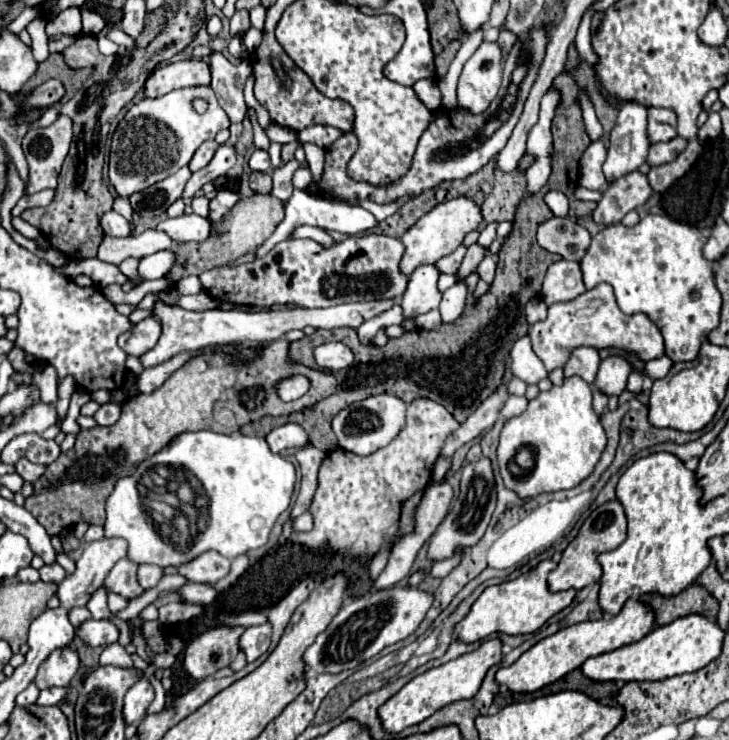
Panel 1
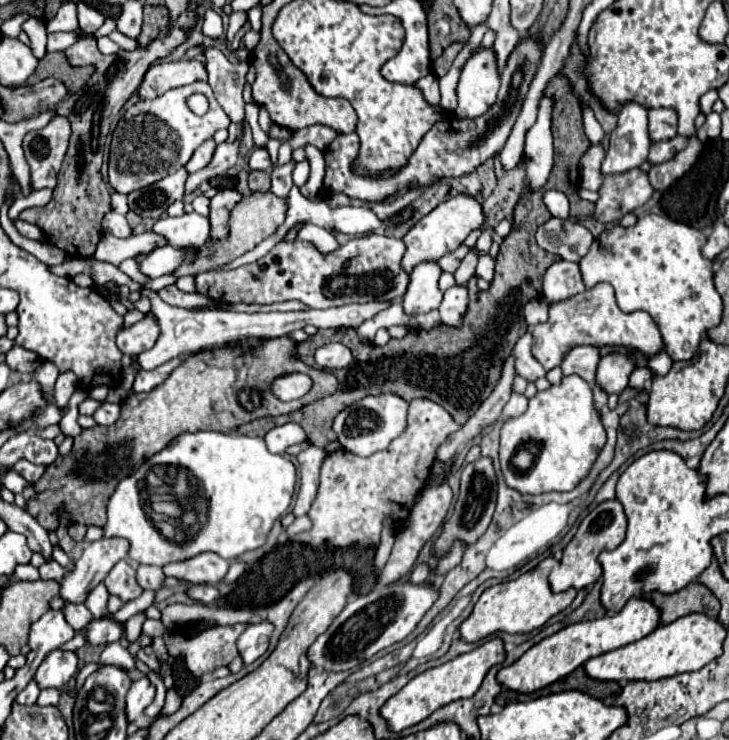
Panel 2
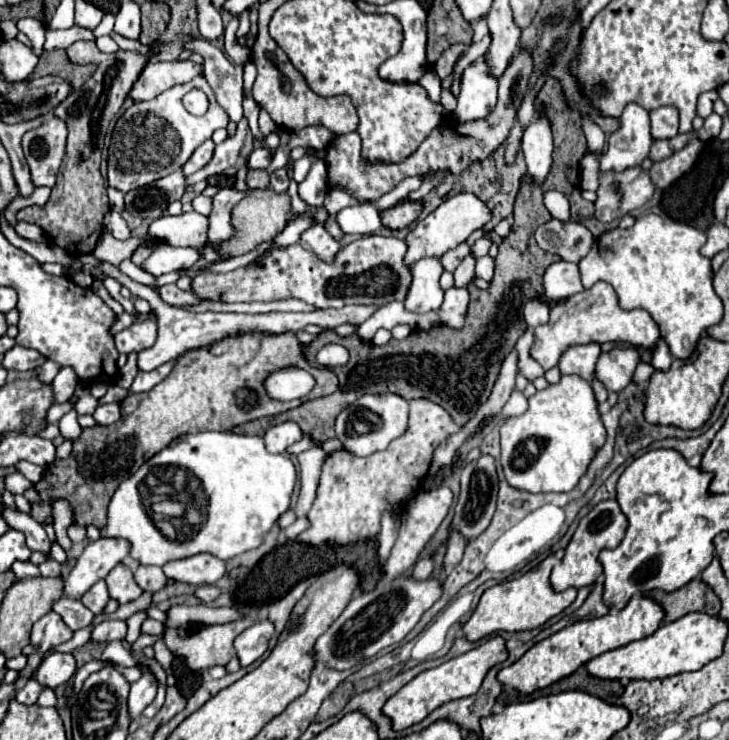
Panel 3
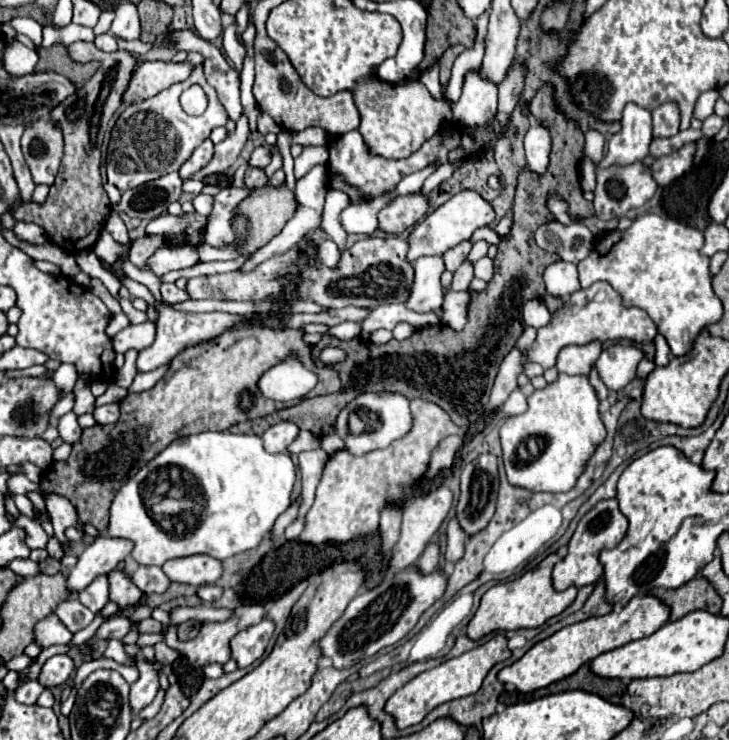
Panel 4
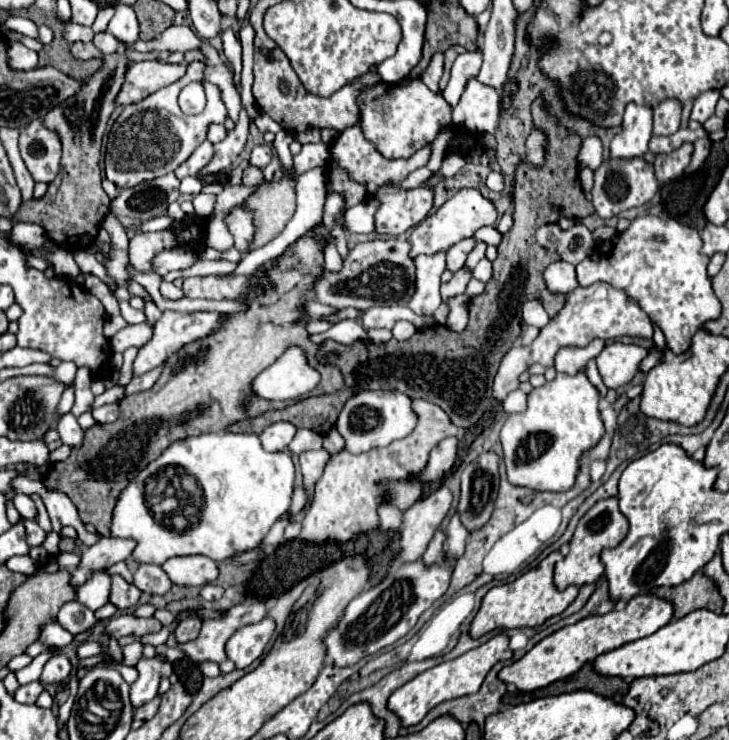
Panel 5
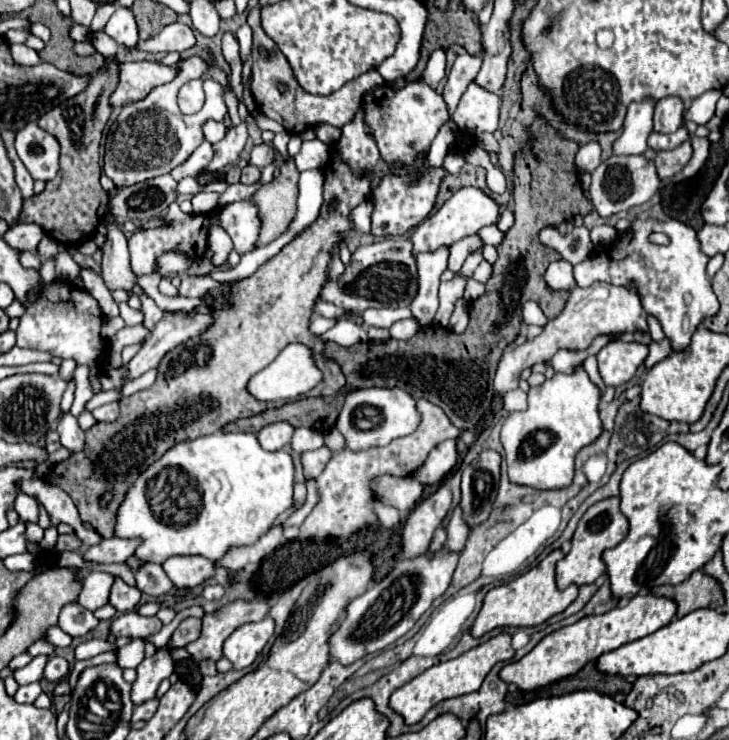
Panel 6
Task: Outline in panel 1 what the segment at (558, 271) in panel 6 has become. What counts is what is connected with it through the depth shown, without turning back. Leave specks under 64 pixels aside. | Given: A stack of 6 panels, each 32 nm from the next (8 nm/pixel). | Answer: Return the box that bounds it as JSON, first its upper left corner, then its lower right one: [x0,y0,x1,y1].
[542,260,586,304]

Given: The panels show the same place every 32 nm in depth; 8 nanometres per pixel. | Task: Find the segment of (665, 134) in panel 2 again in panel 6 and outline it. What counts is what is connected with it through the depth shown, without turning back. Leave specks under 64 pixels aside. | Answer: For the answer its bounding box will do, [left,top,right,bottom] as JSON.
[654,96,684,132]

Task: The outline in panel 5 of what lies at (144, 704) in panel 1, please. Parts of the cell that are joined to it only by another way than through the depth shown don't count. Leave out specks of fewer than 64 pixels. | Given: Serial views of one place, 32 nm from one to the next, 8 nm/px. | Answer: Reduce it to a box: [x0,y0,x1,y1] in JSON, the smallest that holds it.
[130,656,172,708]

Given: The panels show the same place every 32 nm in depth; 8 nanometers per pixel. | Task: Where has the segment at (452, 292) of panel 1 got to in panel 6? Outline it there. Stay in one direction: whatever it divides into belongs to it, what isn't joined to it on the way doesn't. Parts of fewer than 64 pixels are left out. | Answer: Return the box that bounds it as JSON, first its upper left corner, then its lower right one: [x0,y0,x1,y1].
[448,298,468,334]

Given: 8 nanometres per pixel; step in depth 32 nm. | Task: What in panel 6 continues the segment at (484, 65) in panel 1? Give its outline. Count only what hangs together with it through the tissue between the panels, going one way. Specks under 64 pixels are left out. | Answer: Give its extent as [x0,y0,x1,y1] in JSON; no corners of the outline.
[454,84,500,136]

